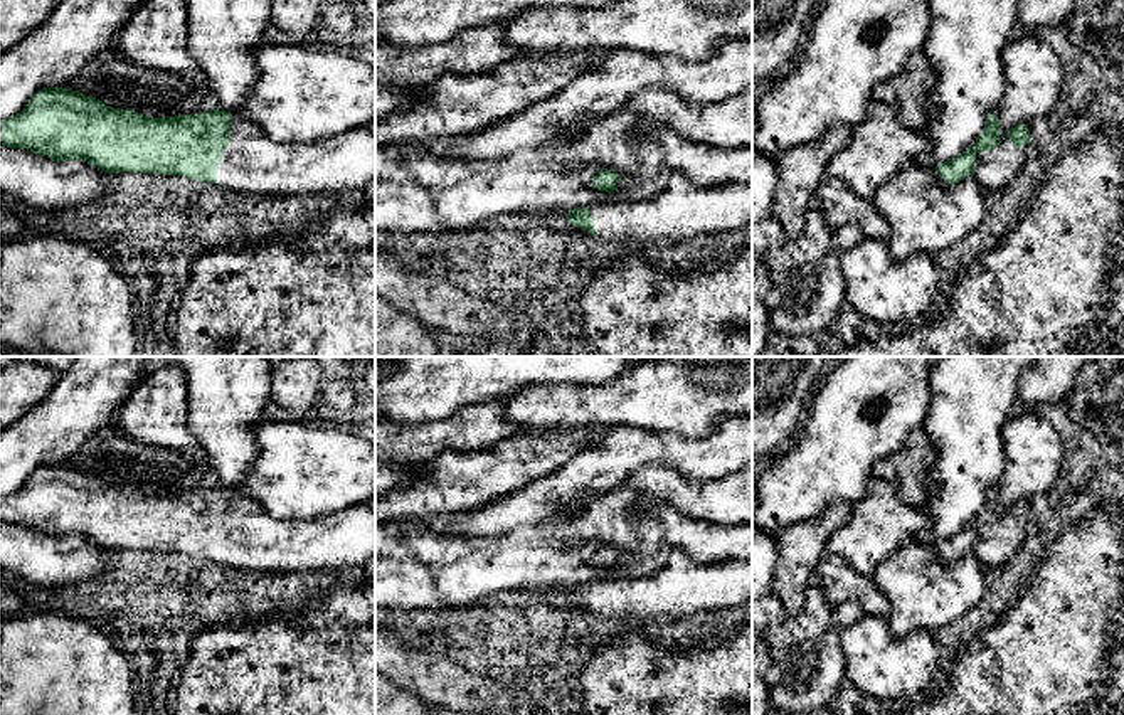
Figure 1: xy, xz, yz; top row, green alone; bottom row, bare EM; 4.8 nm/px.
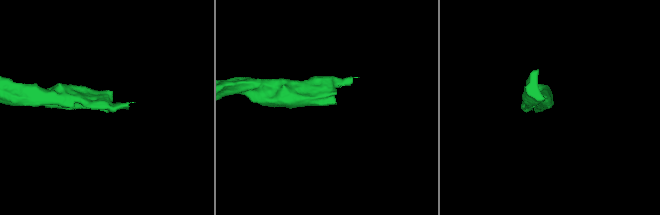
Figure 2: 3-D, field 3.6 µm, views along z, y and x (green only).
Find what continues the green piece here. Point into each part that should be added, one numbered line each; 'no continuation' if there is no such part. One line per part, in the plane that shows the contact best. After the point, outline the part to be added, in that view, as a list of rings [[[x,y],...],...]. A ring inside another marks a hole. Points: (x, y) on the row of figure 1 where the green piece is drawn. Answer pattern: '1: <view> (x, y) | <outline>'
1: xy (251, 164) | [[[231,116],[231,141],[217,165],[217,187],[269,197],[330,195],[375,182],[375,126],[316,143],[274,141]]]

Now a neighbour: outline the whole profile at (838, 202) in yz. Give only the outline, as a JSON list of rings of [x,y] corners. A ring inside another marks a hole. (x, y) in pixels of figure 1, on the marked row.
[[[824,178],[816,190],[814,205],[835,232],[841,225],[855,224],[863,237],[887,239],[888,225],[872,200],[856,195],[843,182]]]

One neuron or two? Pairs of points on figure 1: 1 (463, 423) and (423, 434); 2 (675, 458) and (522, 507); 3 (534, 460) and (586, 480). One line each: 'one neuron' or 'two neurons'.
1: one neuron
2: one neuron
3: two neurons

